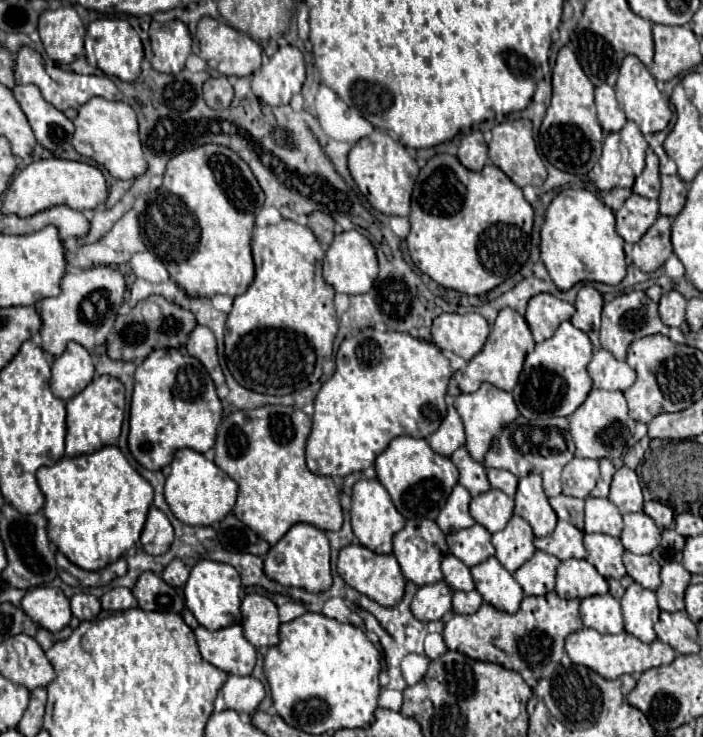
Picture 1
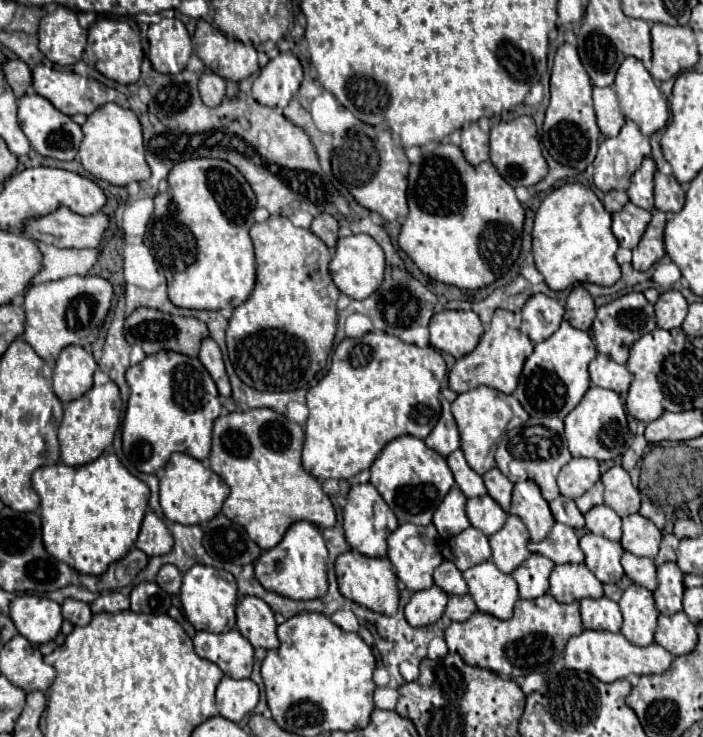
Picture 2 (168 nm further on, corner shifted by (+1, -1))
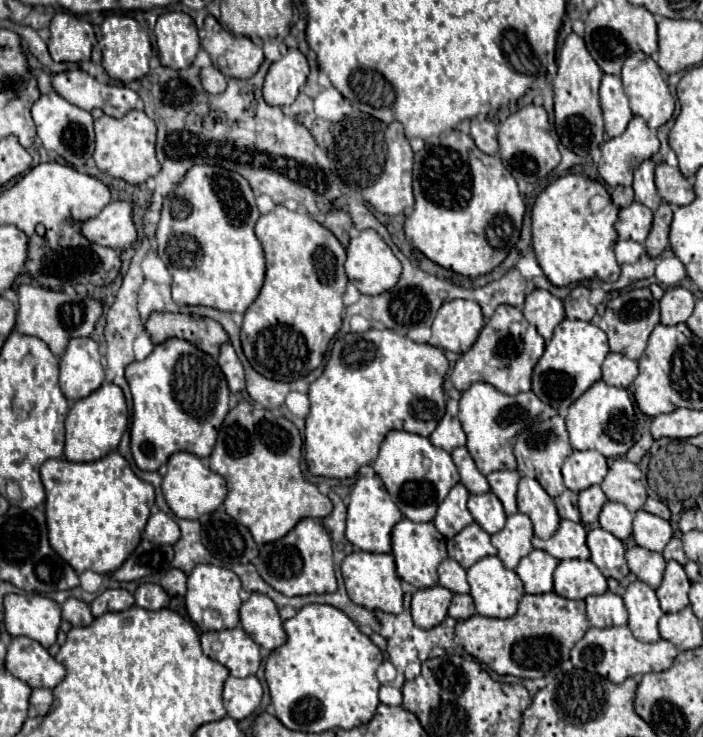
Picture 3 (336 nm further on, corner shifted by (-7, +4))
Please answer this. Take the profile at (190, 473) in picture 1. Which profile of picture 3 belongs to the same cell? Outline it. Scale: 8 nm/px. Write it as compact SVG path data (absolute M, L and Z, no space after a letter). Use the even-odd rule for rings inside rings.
M176 452L168 460L168 474L162 480L162 492L164 492L164 498L170 506L170 510L178 518L196 520L202 514L216 512L224 504L228 488L226 488L226 480L220 474L212 472L202 462L202 458L198 458L196 454L190 454L190 452Z

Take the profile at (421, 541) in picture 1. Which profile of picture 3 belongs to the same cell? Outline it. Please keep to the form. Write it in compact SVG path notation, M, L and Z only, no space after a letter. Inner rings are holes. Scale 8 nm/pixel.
M402 518L392 530L392 556L396 560L396 574L414 588L430 588L438 584L438 564L448 558L446 538L432 522L412 522Z

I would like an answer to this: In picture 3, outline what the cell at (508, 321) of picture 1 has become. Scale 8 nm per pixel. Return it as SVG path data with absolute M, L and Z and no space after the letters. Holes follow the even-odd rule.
M498 306L494 316L482 328L476 344L460 356L452 370L452 384L456 390L466 390L474 382L492 384L496 390L504 394L520 394L530 390L530 376L536 360L544 352L544 338L536 332L536 328L524 318L520 308L514 306Z

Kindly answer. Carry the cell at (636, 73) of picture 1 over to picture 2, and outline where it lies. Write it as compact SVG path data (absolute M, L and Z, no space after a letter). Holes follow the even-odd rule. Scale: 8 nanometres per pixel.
M626 57L624 63L620 65L616 79L614 79L614 89L620 101L620 109L626 119L634 121L644 135L652 135L654 131L662 129L668 123L668 105L660 93L660 89L654 85L650 73L646 67L636 59L636 57Z

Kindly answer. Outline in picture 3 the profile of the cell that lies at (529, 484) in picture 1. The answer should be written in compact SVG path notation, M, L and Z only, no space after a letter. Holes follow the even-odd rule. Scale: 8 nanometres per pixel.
M526 476L520 478L518 510L530 516L530 520L534 522L534 534L542 540L550 538L560 524L554 498L550 498L546 490L540 486L540 482L534 478L526 478Z

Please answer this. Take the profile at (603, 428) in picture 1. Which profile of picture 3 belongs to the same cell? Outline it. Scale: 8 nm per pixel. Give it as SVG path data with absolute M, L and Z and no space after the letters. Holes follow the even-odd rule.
M602 380L592 384L568 410L566 416L568 432L570 432L570 446L574 450L598 450L606 458L620 458L624 456L634 444L634 428L636 428L636 414L634 404L624 388L608 386Z

